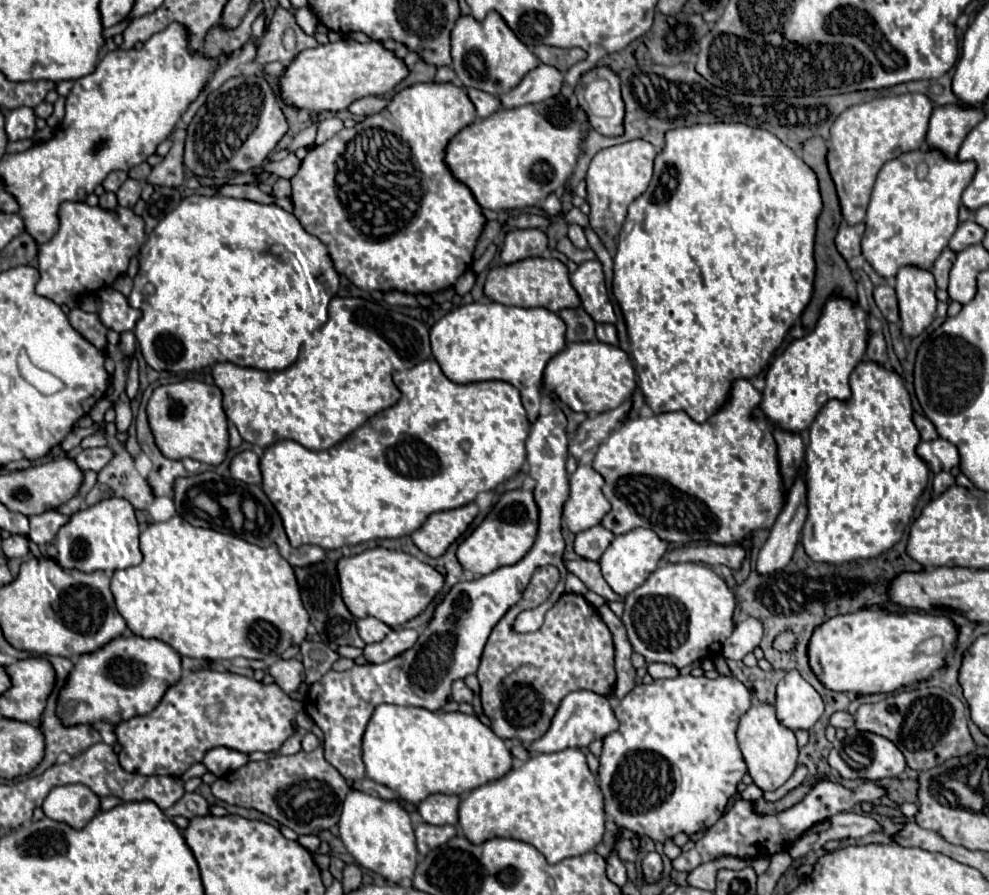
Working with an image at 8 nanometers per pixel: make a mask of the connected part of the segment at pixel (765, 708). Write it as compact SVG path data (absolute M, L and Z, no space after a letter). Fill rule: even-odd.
M752 705L752 709L740 719L738 731L736 731L740 751L744 755L744 761L748 765L748 773L754 779L754 785L758 785L762 791L774 791L782 787L790 775L798 767L798 747L796 737L790 729L782 727L776 719L772 705Z

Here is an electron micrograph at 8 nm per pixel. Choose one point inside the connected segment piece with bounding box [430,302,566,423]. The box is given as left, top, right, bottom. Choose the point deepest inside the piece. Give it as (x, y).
(480, 341)

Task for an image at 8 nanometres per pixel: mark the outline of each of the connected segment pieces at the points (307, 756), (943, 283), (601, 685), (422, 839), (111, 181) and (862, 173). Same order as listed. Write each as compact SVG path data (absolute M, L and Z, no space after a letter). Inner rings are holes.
M314 725L312 732L317 735L320 745L316 751L312 753L296 753L296 755L278 755L278 757L270 757L264 761L248 761L246 765L242 765L240 769L236 769L234 773L228 773L224 777L218 777L212 785L212 793L226 803L232 805L242 805L242 807L250 807L250 809L258 809L266 815L270 815L272 819L276 819L278 823L294 829L298 835L306 833L306 835L318 835L324 829L330 829L332 825L338 823L340 813L342 813L342 803L348 795L348 783L346 779L324 759L324 734L317 725Z
M944 249L940 253L940 257L936 259L936 263L932 267L932 273L936 277L938 289L946 289L948 287L948 273L950 273L950 267L954 263L954 257L956 257L956 253L952 249Z
M564 593L558 603L548 609L544 625L534 631L534 633L524 633L518 635L512 631L512 621L518 615L518 609L512 607L508 613L498 621L498 625L492 629L488 643L484 647L482 663L478 669L478 681L480 681L480 699L482 699L482 709L492 721L494 733L502 739L520 739L526 745L532 745L538 741L546 729L550 727L550 721L566 693L588 689L600 695L608 695L612 685L616 683L616 673L614 673L614 645L612 645L612 635L604 621L598 617L598 611L586 603L584 597L574 595L574 593Z
M420 823L416 827L416 845L418 845L418 853L420 855L428 855L432 849L444 845L448 839L452 839L456 835L456 827L454 825L442 825L442 827L434 827L434 825L426 825Z
M112 171L106 179L104 179L104 183L102 183L102 187L106 189L106 191L118 191L118 187L126 181L126 173L124 171Z
M906 93L906 95L894 95L894 97L878 97L868 103L852 105L850 109L838 115L838 119L830 129L826 161L828 161L828 171L832 175L832 181L836 185L842 217L848 225L858 225L864 221L862 201L864 201L864 213L866 213L870 193L880 167L886 161L906 151L920 149L924 145L932 109L934 105L926 95Z

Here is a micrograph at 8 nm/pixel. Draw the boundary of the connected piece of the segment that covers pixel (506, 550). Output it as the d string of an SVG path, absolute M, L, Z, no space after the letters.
M528 489L506 491L494 505L494 509L486 515L486 519L458 545L456 557L460 565L474 575L488 575L502 565L512 565L520 561L530 547L534 545L534 537L538 531L538 507L534 503L534 495Z

